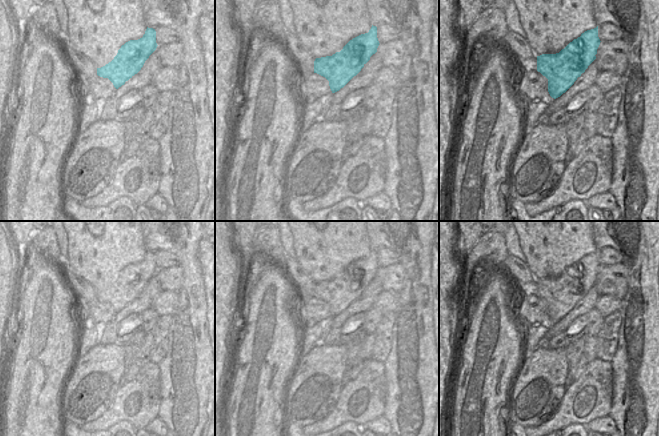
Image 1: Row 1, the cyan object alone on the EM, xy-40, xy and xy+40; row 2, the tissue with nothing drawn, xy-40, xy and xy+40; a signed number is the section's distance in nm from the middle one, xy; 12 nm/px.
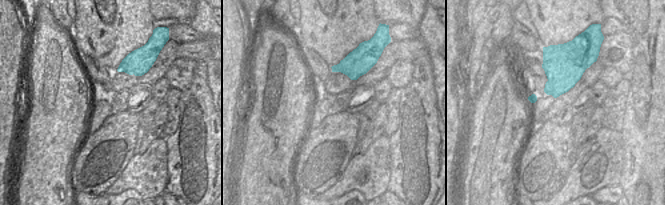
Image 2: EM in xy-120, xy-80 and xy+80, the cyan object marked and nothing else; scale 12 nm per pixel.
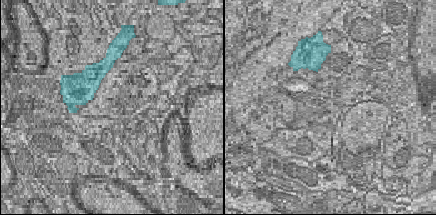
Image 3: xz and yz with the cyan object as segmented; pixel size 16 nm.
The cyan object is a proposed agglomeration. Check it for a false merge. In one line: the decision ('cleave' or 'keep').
keep

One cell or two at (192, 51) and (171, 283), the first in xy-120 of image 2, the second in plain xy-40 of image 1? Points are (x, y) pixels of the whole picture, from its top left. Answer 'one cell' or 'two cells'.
one cell

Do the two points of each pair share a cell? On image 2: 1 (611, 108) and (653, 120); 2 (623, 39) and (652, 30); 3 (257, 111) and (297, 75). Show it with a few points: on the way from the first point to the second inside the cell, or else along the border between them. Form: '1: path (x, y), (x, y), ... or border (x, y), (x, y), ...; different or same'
1: border (629, 89), (624, 104), (623, 127), (620, 131); different
2: border (625, 31), (631, 40), (631, 61); different
3: path (266, 132), (272, 134), (274, 132), (281, 97); same

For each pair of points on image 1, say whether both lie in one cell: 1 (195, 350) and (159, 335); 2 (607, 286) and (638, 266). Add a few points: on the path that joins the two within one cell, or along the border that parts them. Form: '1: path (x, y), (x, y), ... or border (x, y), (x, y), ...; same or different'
1: border (172, 316), (168, 333), (168, 351), (161, 361); different
2: border (621, 262), (627, 270), (625, 296); different

